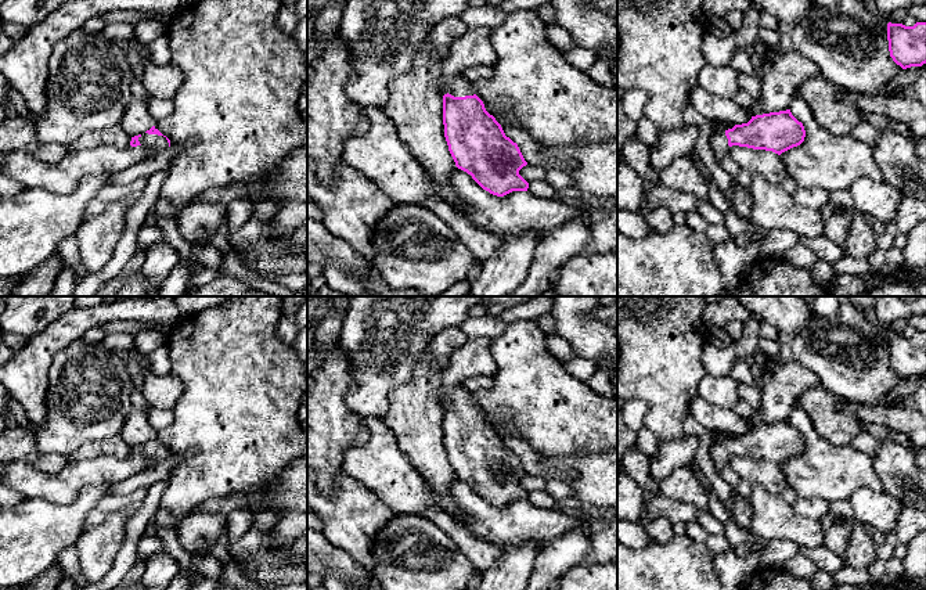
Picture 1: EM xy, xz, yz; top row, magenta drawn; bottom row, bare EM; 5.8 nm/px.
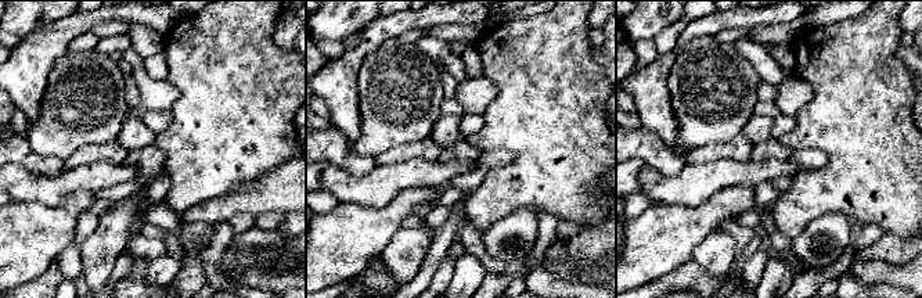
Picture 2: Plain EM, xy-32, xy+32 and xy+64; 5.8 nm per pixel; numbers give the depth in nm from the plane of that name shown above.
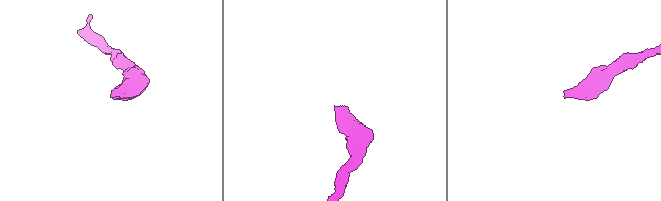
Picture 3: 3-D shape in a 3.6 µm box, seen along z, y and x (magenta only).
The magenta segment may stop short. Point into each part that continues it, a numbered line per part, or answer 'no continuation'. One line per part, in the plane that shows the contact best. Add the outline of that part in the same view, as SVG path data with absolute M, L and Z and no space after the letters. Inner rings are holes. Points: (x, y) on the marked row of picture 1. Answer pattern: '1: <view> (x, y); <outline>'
1: xy (154, 143); M143 133L138 137L138 141L143 147L145 147L151 151L149 158L152 158L169 148L169 143L167 143L166 137L158 136L158 134Z

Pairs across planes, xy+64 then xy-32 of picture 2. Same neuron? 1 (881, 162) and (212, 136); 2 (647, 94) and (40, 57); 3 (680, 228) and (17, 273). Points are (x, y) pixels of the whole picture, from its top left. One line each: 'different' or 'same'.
1: same
2: same
3: same

